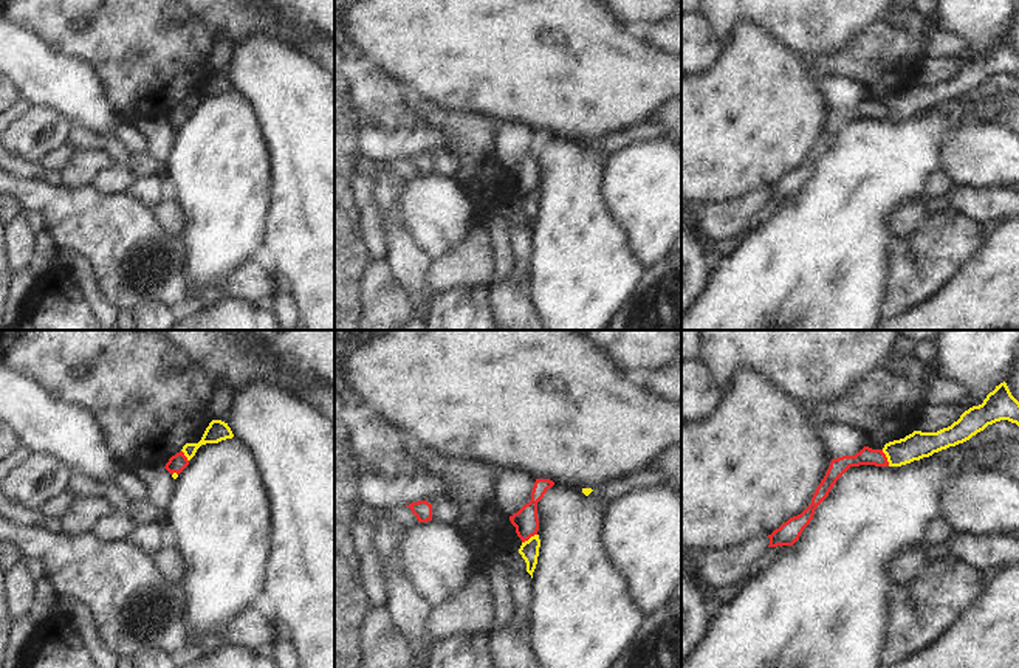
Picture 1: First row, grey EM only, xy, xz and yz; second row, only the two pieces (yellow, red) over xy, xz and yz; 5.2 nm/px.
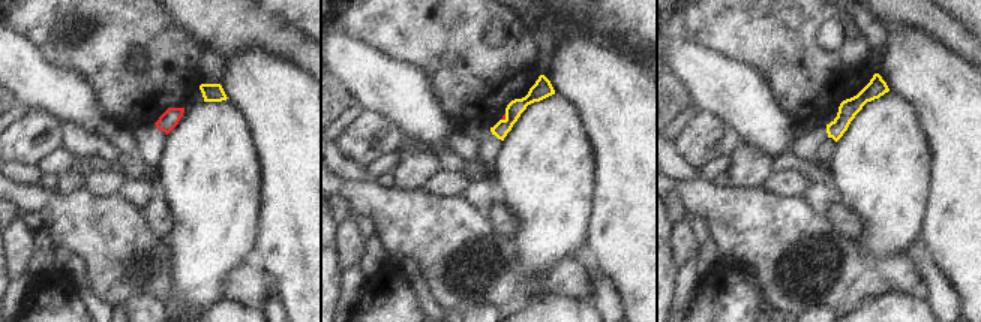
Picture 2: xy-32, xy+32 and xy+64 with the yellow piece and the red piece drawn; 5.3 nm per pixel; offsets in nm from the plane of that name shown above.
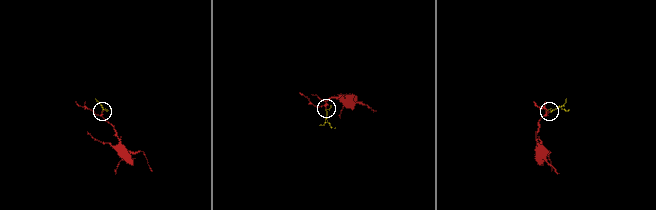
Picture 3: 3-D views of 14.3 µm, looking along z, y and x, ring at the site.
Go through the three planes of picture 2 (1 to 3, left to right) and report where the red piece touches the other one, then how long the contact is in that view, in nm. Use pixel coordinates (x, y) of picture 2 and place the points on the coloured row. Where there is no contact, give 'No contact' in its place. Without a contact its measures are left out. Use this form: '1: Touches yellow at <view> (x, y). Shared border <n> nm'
1: No contact
2: Touches yellow at xy+32 (506, 117). Shared border 50 nm
3: No contact

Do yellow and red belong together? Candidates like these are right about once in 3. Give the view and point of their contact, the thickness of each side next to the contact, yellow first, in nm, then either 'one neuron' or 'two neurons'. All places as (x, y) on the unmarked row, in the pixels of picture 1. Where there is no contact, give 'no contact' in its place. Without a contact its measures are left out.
meets yellow in yz at (886, 109); 140 nm thick on the yellow side, 90 nm on the other; two neurons

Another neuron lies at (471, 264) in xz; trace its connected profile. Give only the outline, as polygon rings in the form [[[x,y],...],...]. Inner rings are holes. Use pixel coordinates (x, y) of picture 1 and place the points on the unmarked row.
[[[472,225],[460,245],[427,270],[427,284],[435,291],[488,287],[492,282],[494,256],[483,225]]]

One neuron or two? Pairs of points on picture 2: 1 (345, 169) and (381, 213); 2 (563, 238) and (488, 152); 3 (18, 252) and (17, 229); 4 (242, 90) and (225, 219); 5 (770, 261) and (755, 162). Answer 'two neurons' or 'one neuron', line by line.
1: two neurons
2: two neurons
3: one neuron
4: two neurons
5: two neurons

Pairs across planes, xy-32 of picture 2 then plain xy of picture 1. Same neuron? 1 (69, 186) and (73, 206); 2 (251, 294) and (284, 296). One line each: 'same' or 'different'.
1: different
2: different

